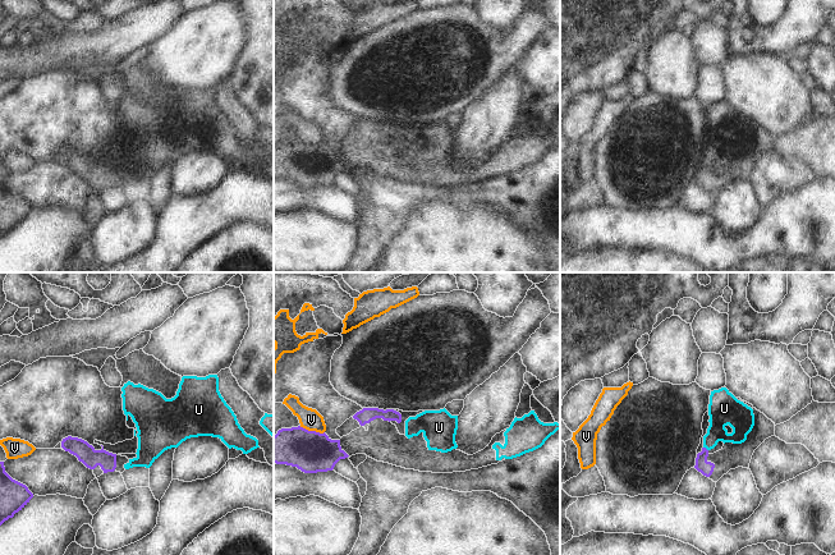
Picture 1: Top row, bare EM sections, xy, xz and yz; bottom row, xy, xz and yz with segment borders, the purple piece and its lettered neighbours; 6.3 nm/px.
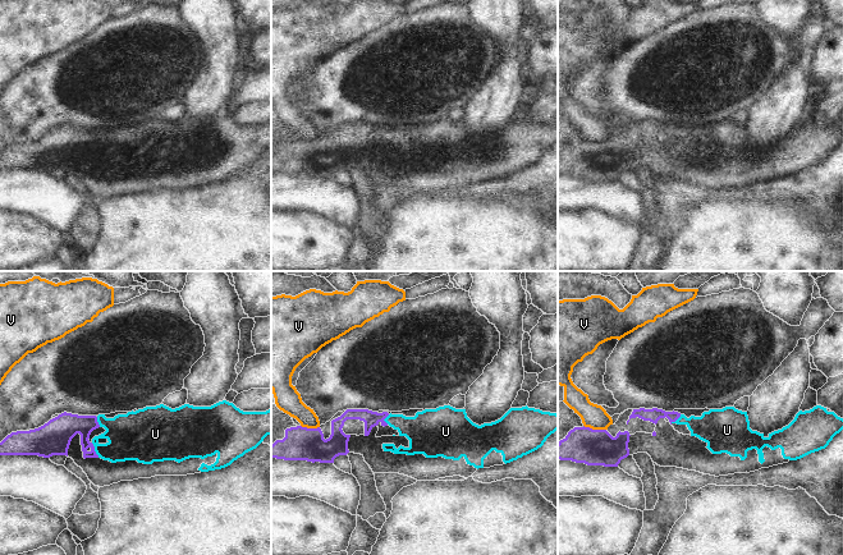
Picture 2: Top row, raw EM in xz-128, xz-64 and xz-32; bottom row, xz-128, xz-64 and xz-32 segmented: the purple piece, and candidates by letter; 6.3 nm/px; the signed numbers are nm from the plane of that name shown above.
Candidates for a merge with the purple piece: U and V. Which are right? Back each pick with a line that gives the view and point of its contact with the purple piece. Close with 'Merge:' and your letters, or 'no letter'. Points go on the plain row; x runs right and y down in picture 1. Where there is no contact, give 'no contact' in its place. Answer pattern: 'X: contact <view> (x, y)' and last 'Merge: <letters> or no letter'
U: contact yz (706, 163)
Merge: U

